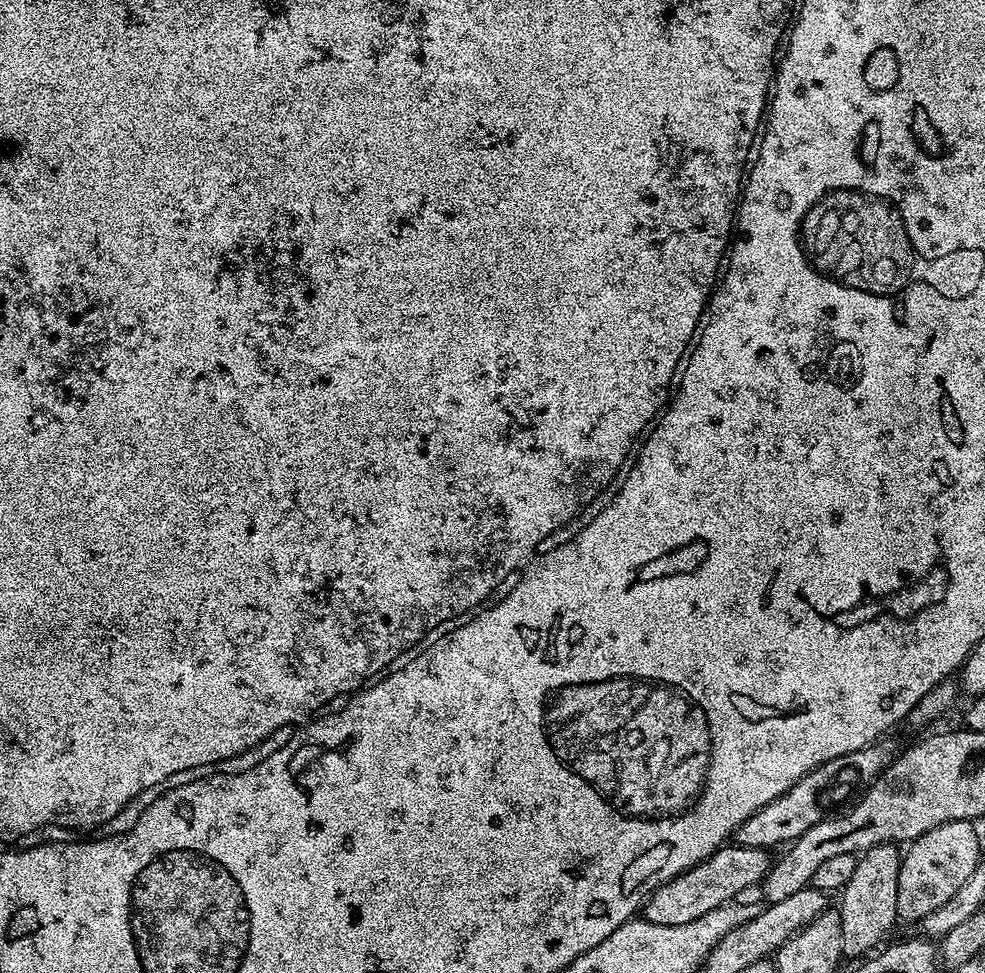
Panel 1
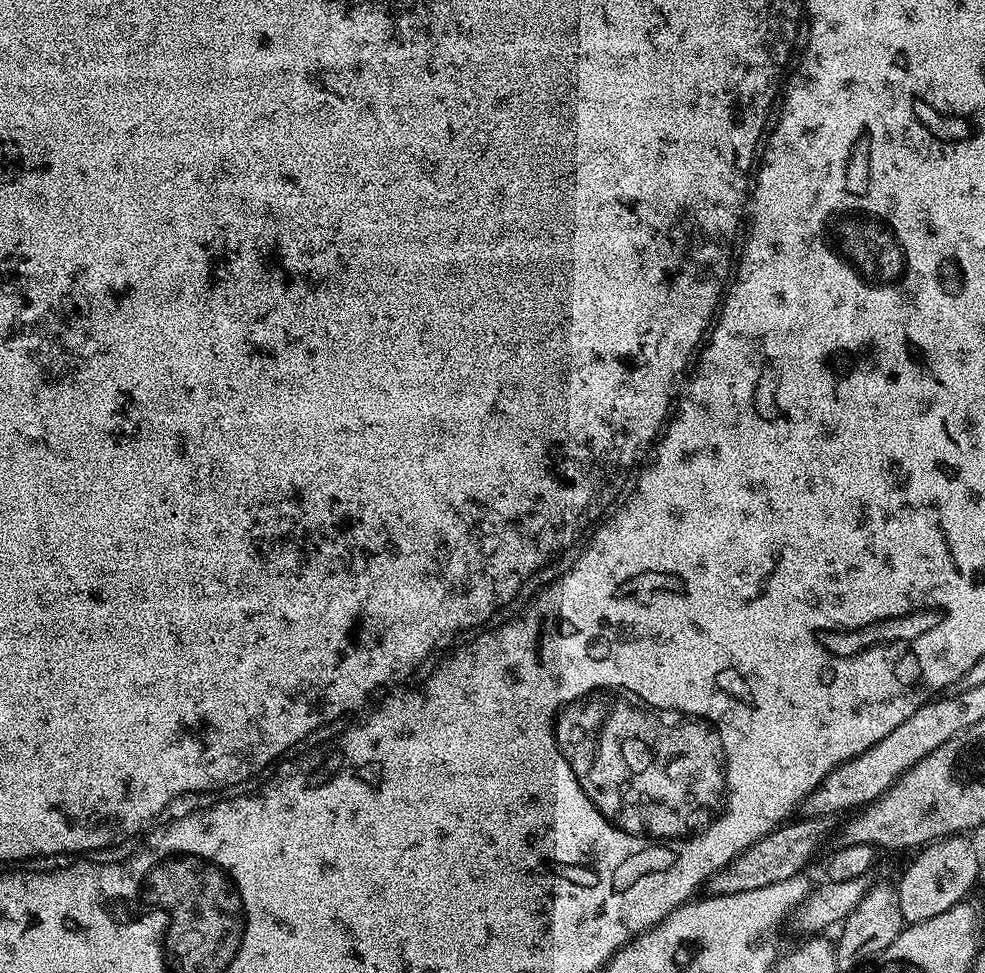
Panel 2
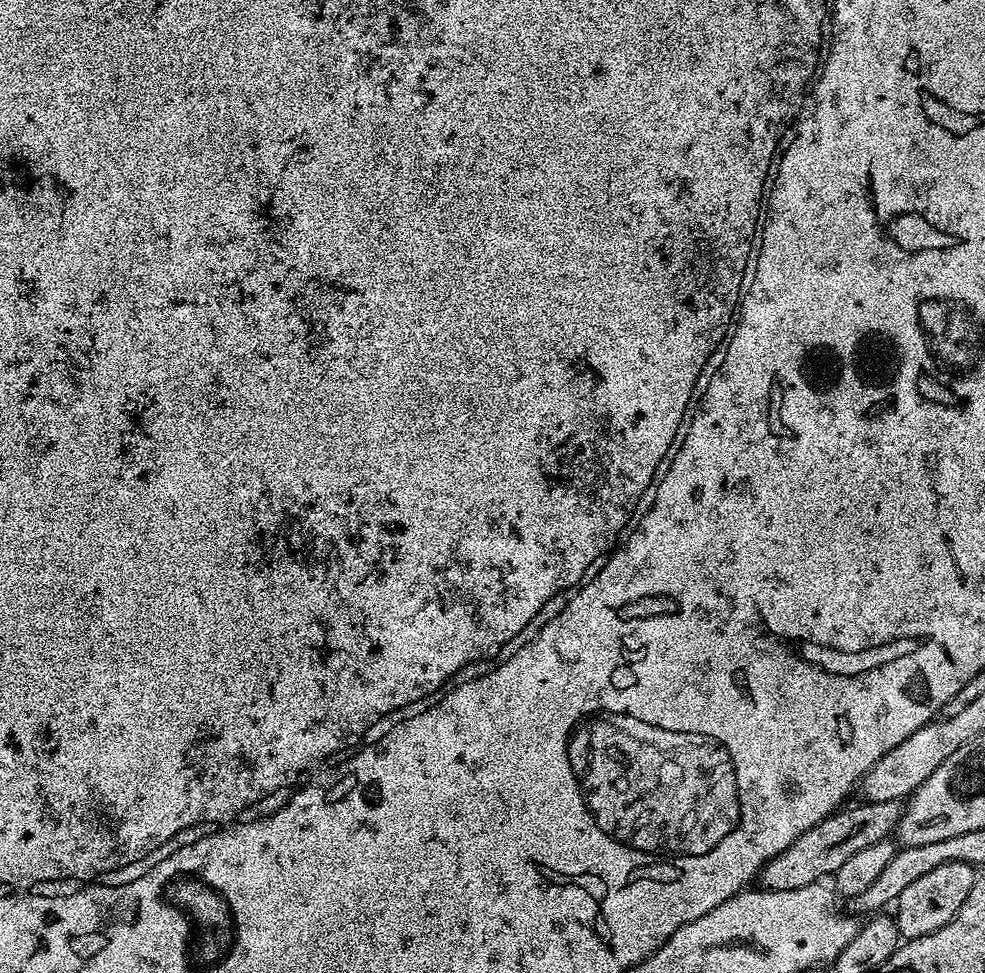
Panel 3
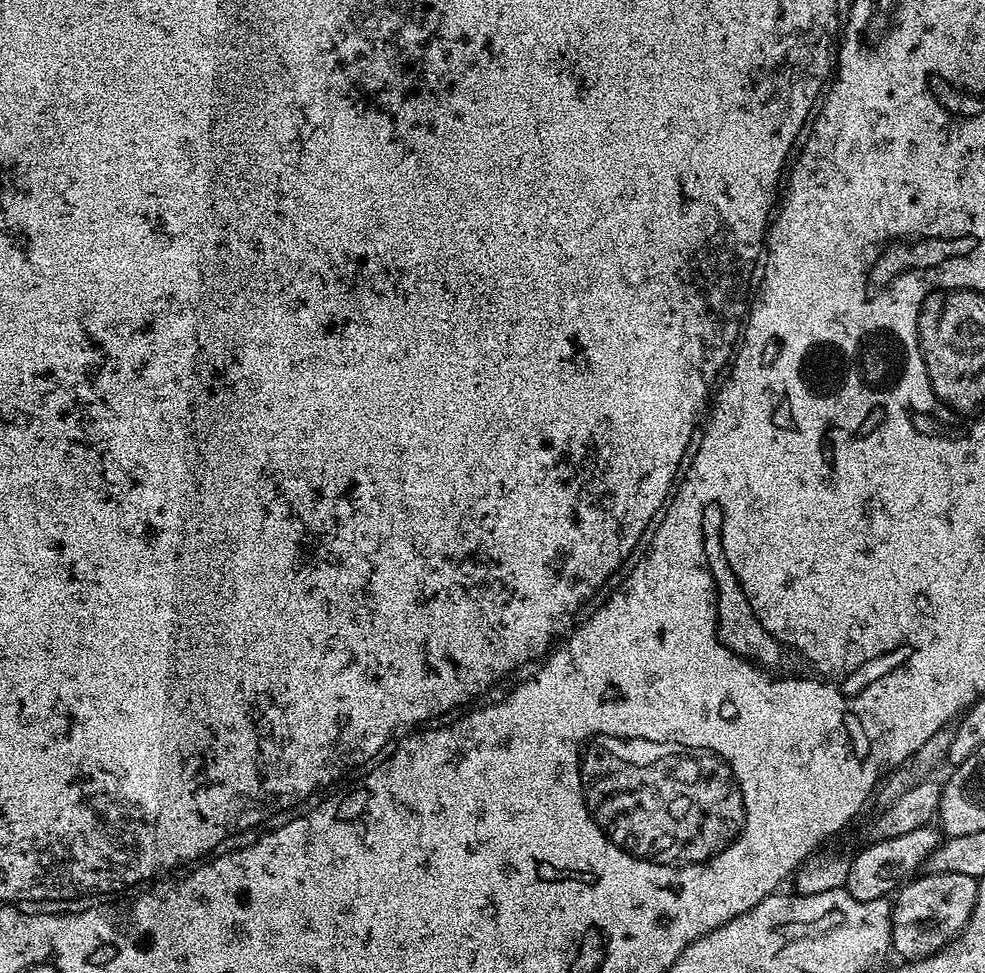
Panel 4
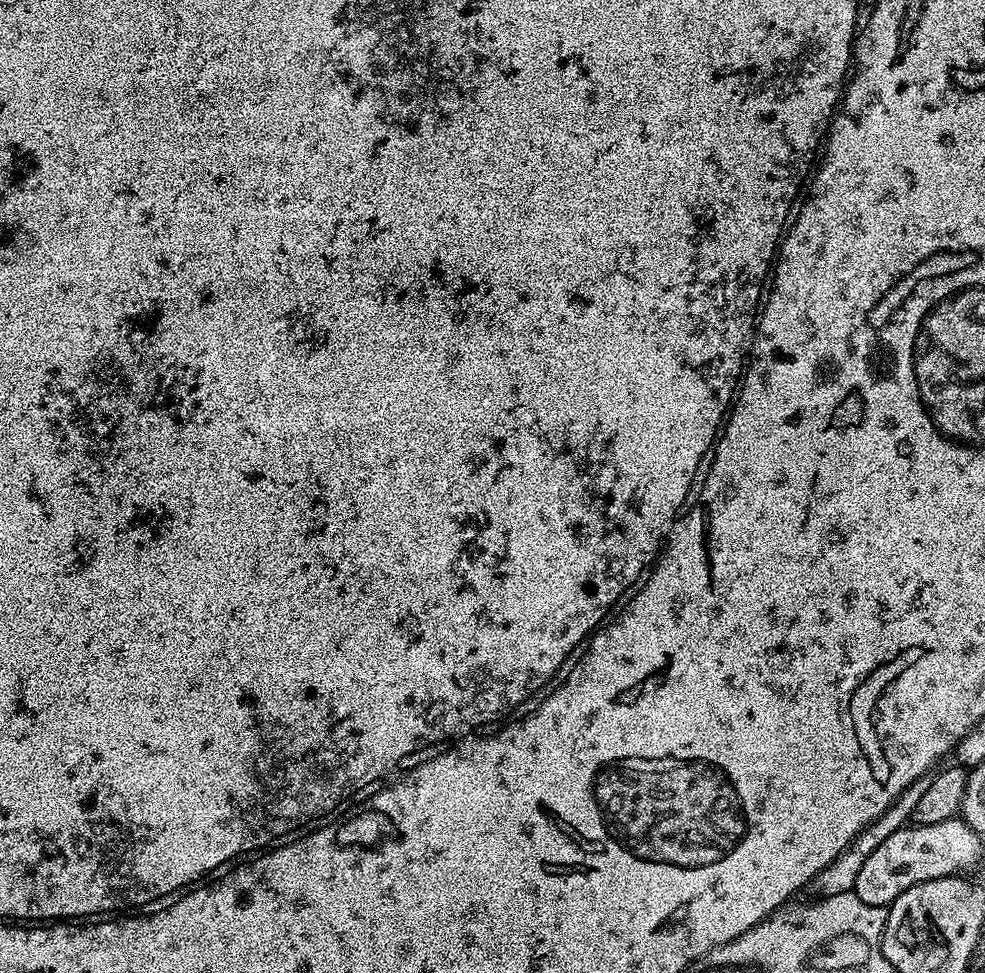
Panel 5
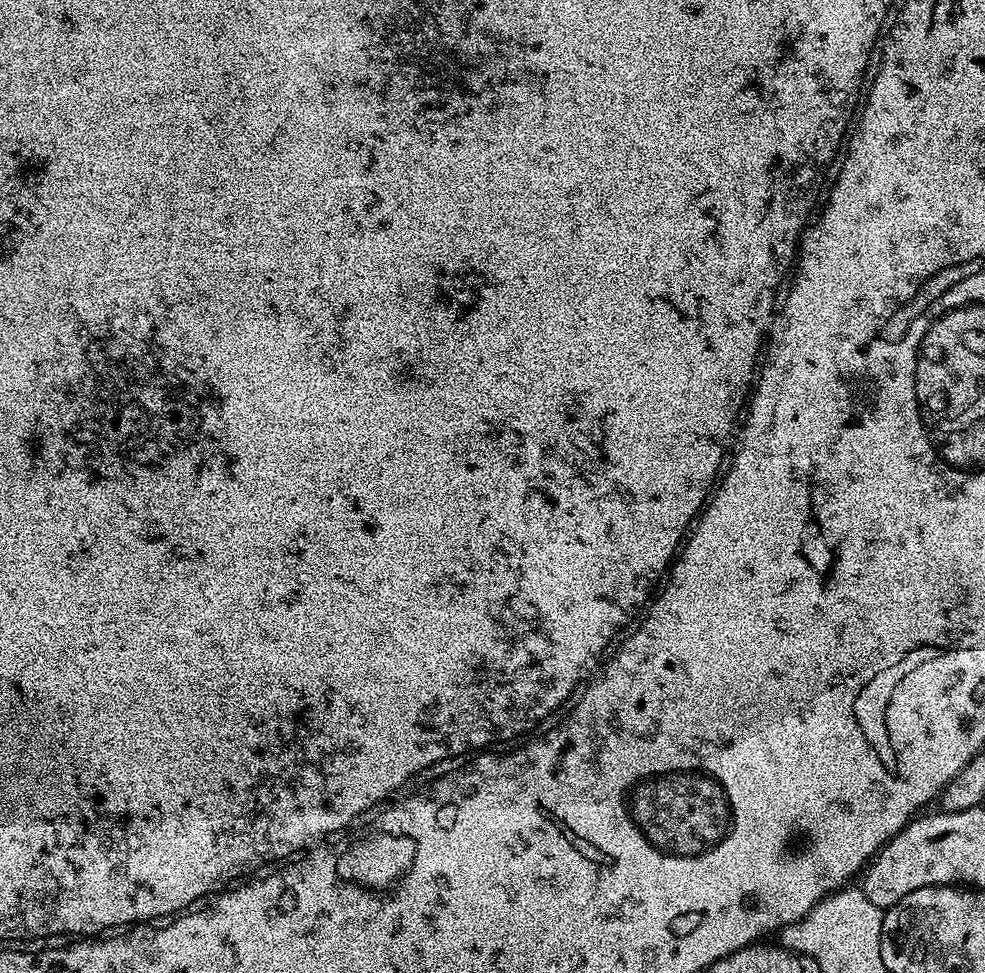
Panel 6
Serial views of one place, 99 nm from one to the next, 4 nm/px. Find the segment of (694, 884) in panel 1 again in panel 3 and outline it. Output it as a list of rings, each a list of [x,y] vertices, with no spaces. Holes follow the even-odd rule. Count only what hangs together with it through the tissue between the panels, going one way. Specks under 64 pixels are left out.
[[[901,801],[859,803],[853,808],[837,808],[822,822],[810,826],[810,830],[794,838],[794,842],[790,842],[782,854],[770,858],[760,871],[759,887],[765,892],[777,892],[802,890],[802,886],[821,883],[835,874],[838,866],[842,866],[851,855],[858,854],[858,850],[866,850],[866,846],[874,846],[874,842],[882,842],[895,833],[902,811]]]

